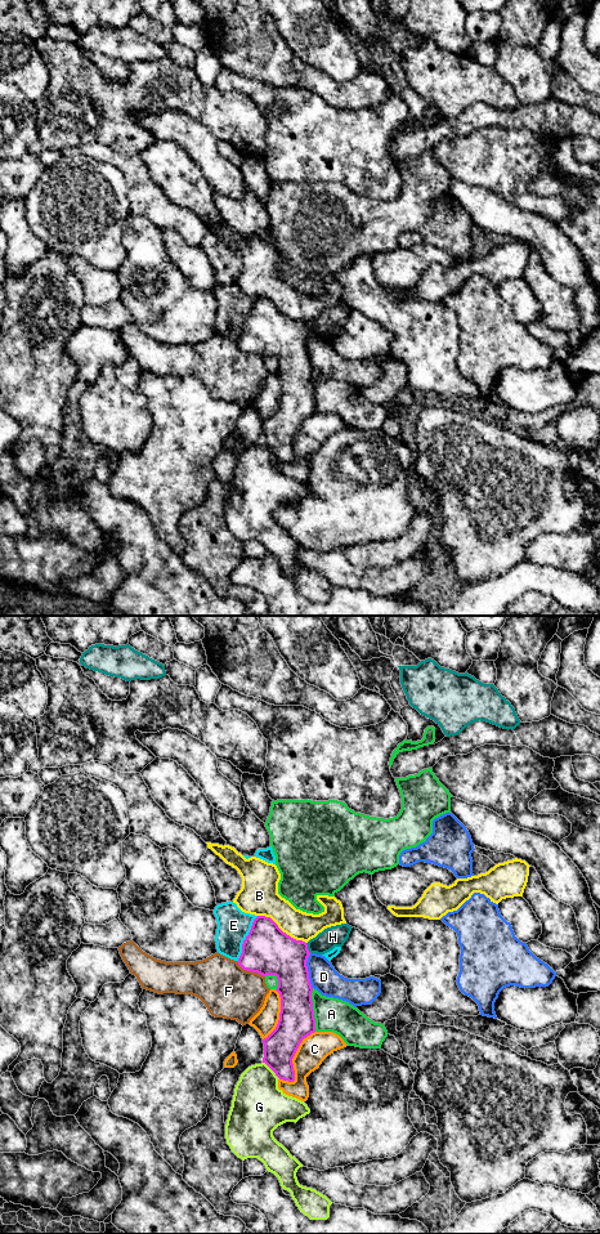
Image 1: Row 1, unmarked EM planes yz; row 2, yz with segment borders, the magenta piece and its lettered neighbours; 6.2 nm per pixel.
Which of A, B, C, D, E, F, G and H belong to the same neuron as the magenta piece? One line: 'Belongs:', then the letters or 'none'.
Belongs: none

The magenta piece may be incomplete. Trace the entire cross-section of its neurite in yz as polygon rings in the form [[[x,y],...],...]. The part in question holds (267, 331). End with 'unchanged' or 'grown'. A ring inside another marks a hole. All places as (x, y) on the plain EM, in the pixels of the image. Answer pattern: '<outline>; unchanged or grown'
[[[258,298],[242,326],[238,346],[247,353],[263,358],[276,357],[278,361],[277,374],[281,379],[281,394],[276,411],[263,421],[265,444],[279,461],[294,464],[295,452],[292,441],[304,420],[315,413],[315,401],[312,383],[312,366],[306,343],[310,334],[308,326],[296,322],[283,314],[278,307],[265,298]]]; unchanged

